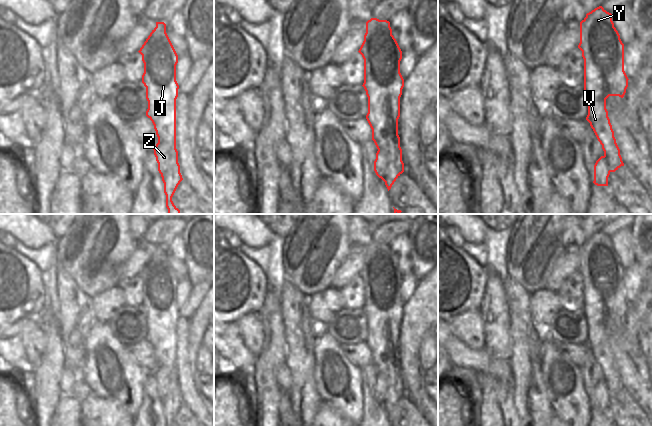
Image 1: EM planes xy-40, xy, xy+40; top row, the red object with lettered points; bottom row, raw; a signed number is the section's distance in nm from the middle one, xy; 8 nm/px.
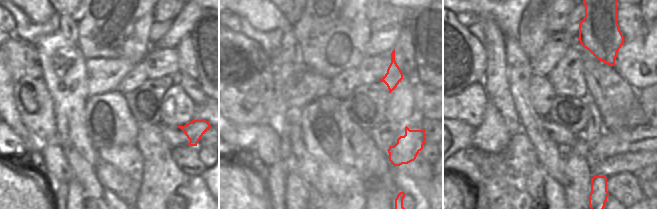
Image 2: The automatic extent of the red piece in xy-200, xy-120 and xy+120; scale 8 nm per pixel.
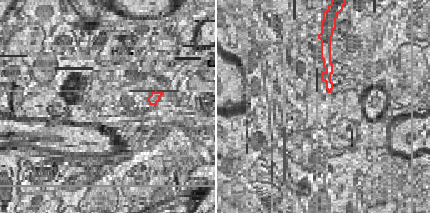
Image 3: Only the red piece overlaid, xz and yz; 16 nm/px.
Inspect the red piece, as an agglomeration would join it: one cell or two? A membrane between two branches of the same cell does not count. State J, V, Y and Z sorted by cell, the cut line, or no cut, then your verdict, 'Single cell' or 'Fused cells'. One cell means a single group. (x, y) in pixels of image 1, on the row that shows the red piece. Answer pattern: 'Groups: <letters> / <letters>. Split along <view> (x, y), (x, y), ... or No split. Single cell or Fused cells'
Groups: J V Y / Z. Split along xy (378, 149), (387, 157), (386, 179), (384, 181). Fused cells

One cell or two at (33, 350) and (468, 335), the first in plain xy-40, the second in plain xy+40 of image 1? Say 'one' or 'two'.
one

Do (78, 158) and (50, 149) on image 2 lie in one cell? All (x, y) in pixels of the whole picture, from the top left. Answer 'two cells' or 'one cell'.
two cells

